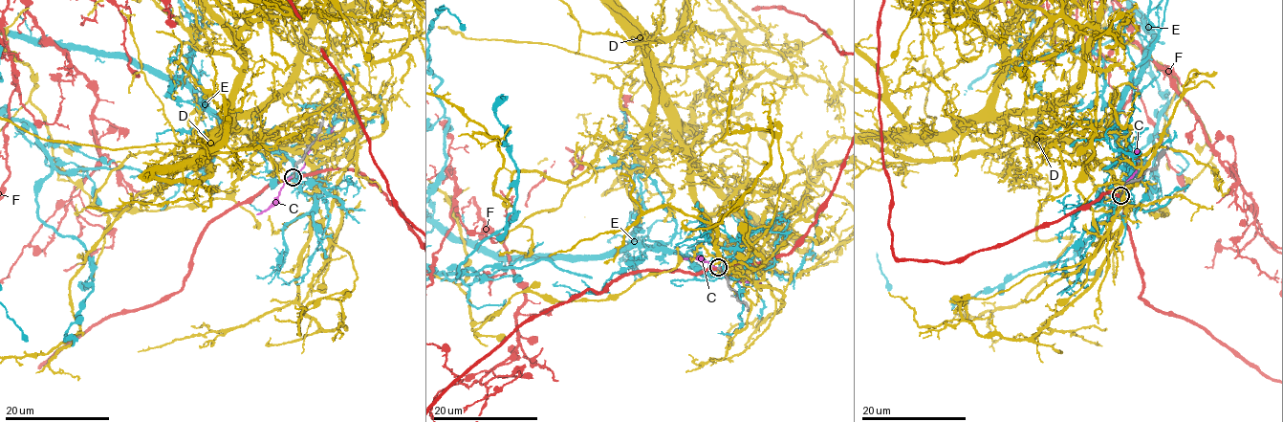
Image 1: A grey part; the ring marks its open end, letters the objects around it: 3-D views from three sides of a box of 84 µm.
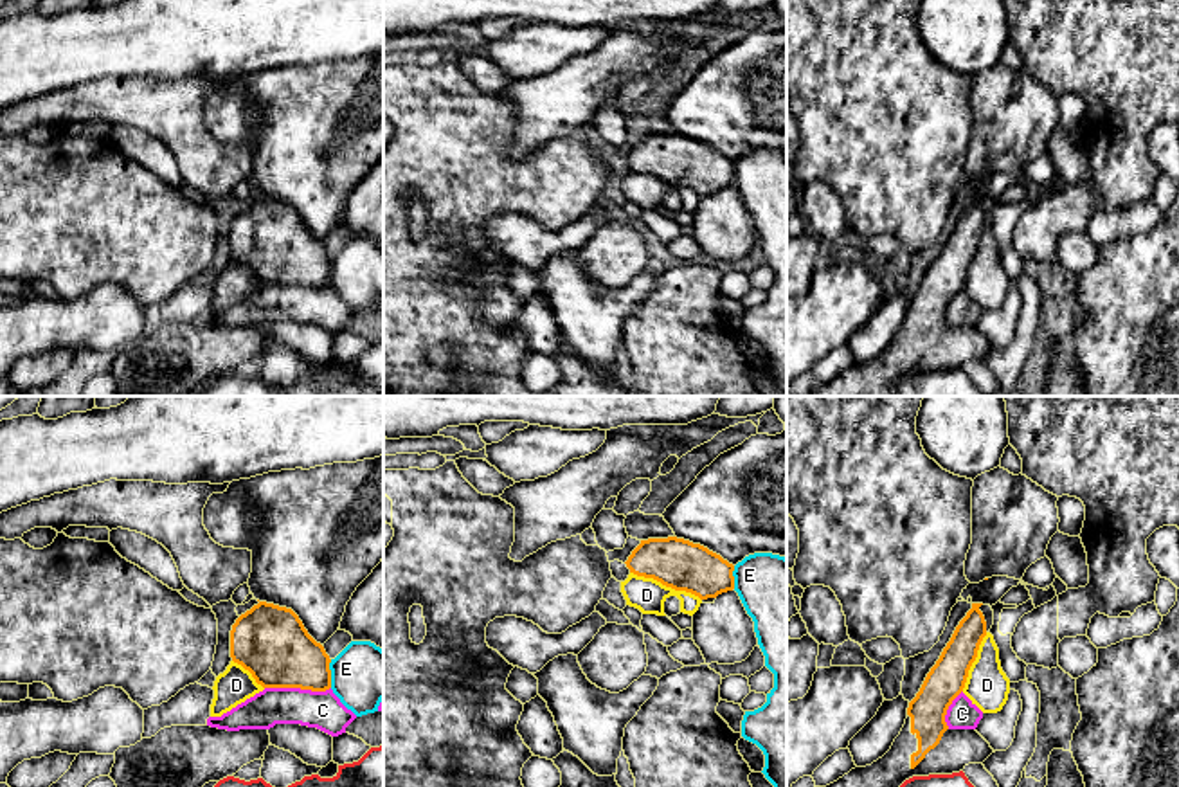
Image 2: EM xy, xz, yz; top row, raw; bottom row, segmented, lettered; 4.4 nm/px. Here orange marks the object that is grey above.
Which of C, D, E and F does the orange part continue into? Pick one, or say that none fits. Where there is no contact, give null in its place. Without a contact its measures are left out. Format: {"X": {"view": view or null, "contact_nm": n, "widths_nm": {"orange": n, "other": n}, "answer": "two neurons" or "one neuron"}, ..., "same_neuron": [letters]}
{"C": {"view": "xy", "contact_nm": 300, "widths_nm": {"orange": 320, "other": 170}, "answer": "two neurons"}, "D": {"view": "xz", "contact_nm": 340, "widths_nm": {"orange": 220, "other": 150}, "answer": "two neurons"}, "E": {"view": "xy", "contact_nm": 130, "widths_nm": {"orange": 320, "other": 280}, "answer": "two neurons"}, "F": {"view": null, "answer": "two neurons"}, "same_neuron": []}

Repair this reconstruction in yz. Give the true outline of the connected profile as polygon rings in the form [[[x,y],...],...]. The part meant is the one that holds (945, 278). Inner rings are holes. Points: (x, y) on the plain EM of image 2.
[[[972,200],[956,223],[909,299],[905,321],[891,346],[871,362],[855,364],[837,378],[815,384],[808,396],[895,396],[900,382],[913,373],[959,369],[995,349],[976,326],[950,326],[945,319],[947,306],[963,288],[986,232],[981,202]]]

